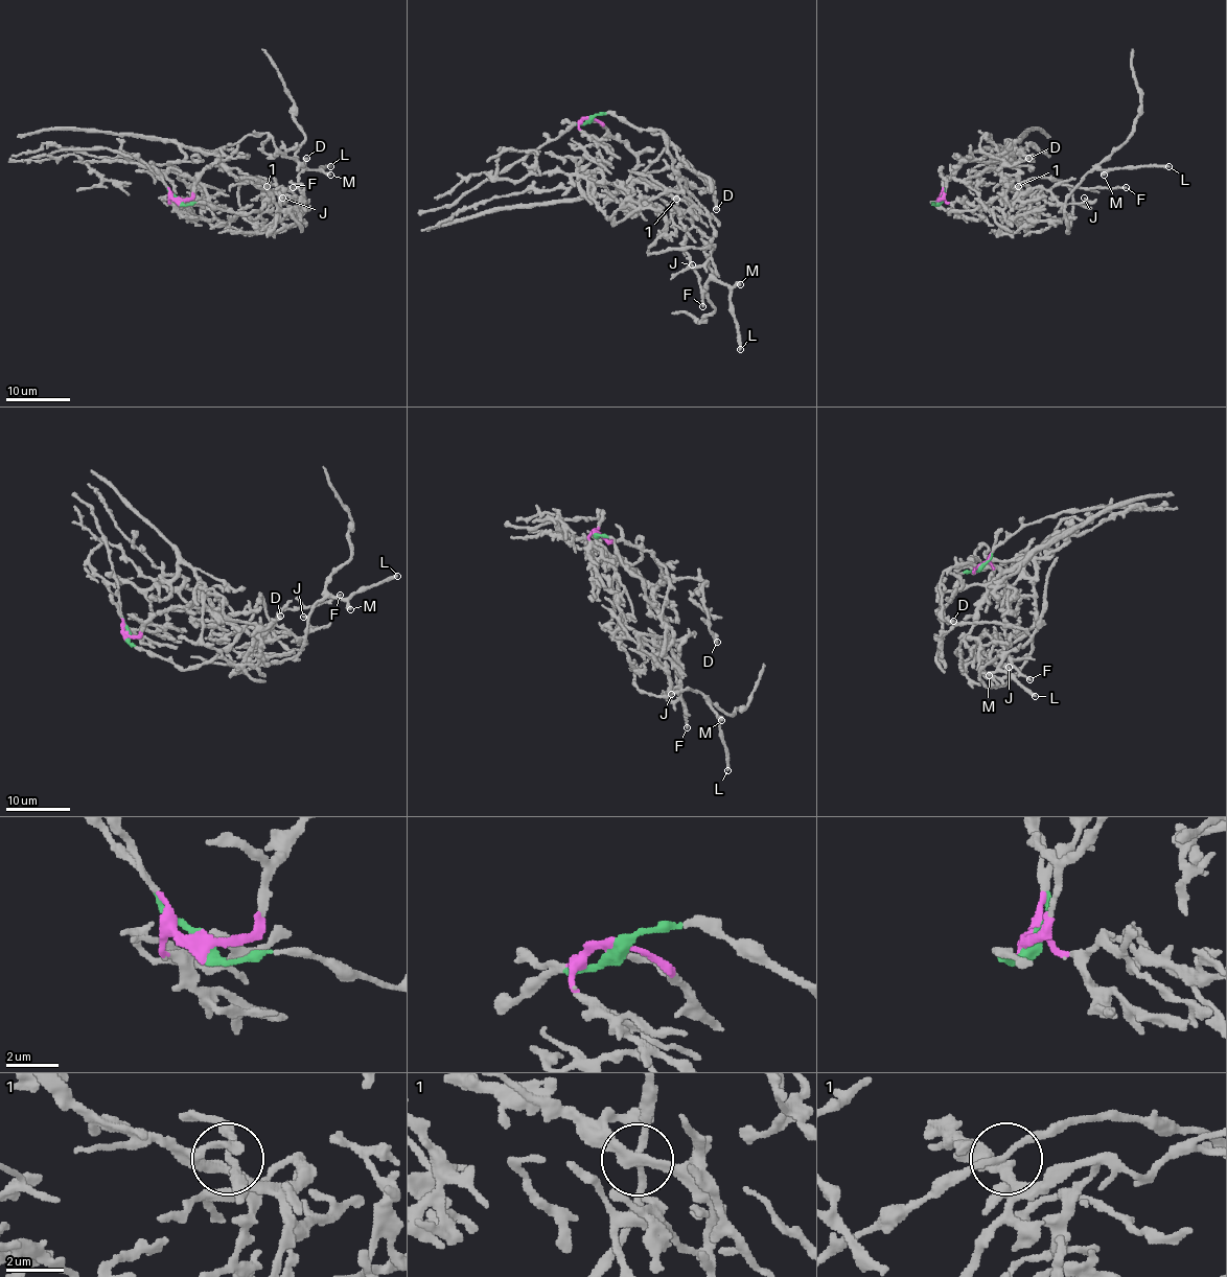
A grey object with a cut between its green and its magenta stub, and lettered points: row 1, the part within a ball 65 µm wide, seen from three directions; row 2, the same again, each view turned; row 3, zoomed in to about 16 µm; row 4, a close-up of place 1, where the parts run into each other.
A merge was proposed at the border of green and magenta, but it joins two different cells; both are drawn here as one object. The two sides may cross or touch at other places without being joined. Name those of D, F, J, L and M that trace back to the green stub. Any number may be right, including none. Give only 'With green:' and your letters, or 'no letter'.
With green: L, M

